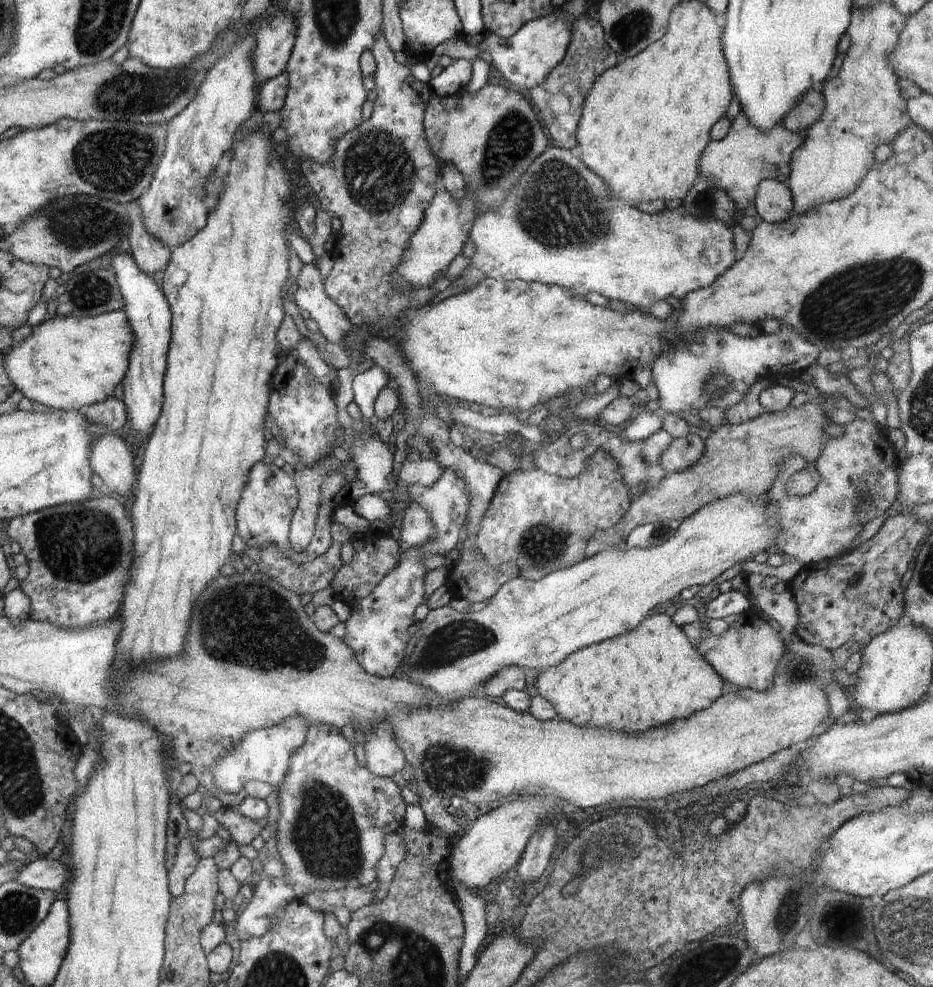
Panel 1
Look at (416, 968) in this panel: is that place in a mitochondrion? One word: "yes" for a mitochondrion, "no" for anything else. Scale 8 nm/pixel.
yes

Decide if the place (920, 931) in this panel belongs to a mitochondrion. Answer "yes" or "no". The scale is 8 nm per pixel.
yes

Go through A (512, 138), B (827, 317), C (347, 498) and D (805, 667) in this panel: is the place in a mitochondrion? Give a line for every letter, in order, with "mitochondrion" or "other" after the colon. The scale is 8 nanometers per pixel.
A: mitochondrion
B: mitochondrion
C: other
D: mitochondrion

